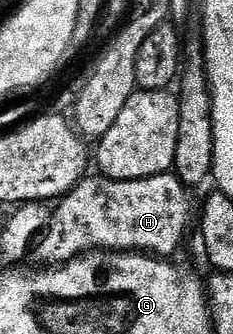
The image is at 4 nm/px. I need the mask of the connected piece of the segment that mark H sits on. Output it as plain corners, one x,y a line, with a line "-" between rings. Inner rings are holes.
162,175
160,177
152,177
151,179
145,179
143,181
107,181
104,179
96,179
97,181
89,181
90,179
82,180
80,185
77,185
71,192
65,194
56,202
55,208
52,210
50,219
47,226
45,226
43,232
40,234
39,240
35,245
35,252
37,251
37,257
42,262
40,263
45,267
60,267
73,261
76,257
82,255
93,255
98,251
104,251
107,253
124,253
124,254
140,254
140,255
156,255
161,259
172,258
172,253
176,251
181,245
181,240
186,240
187,234
191,229
191,217
189,221
189,212
192,211
193,205
189,202
189,197
186,188
180,181
174,179
169,175

